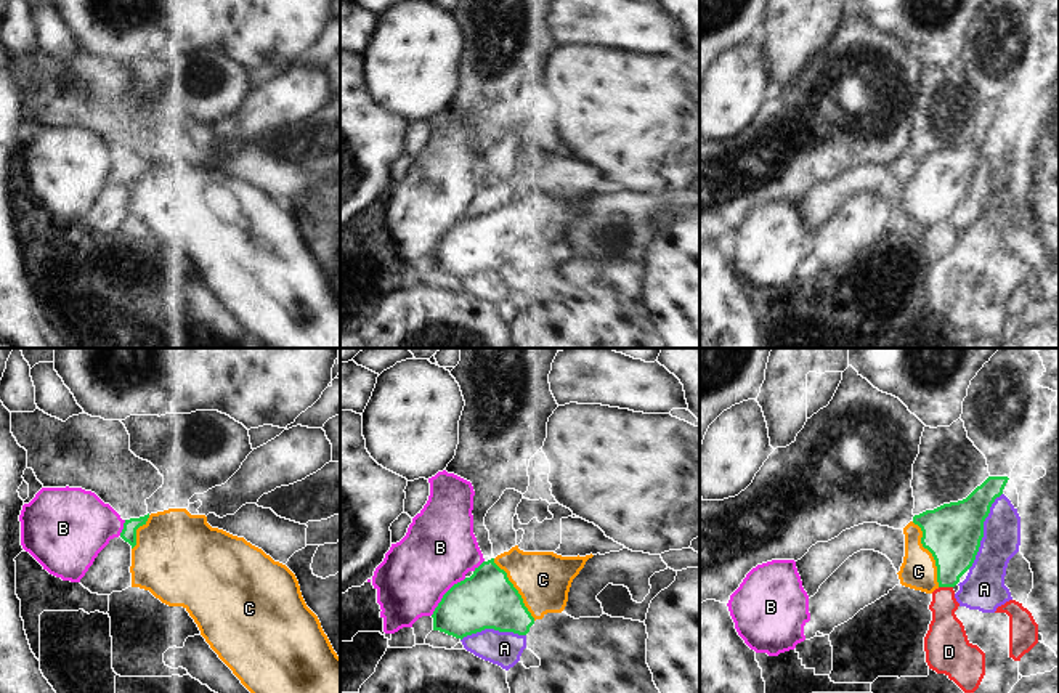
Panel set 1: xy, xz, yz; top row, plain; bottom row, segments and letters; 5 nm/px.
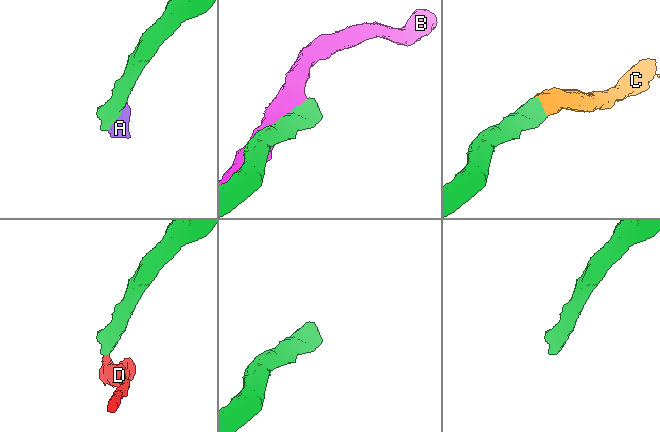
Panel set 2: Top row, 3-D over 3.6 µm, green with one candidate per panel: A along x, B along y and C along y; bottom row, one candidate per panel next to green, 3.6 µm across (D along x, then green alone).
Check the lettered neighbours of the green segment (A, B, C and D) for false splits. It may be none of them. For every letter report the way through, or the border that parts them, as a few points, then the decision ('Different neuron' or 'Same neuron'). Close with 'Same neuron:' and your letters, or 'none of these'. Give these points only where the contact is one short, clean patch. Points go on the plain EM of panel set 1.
A: Different neuron
B: Different neuron
C: Same neuron
D: Boundary: yz (939, 226), (952, 228). Different neuron
Same neuron: C

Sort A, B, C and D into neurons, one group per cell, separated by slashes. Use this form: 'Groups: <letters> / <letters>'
Groups: A D / B / C

